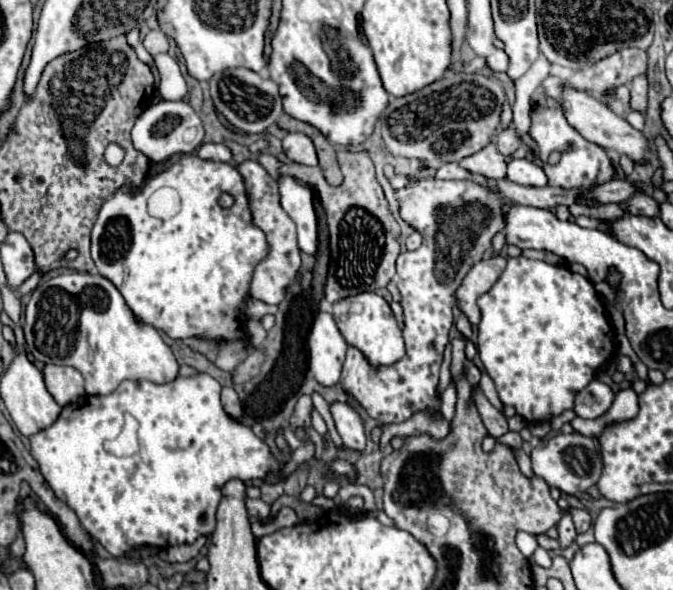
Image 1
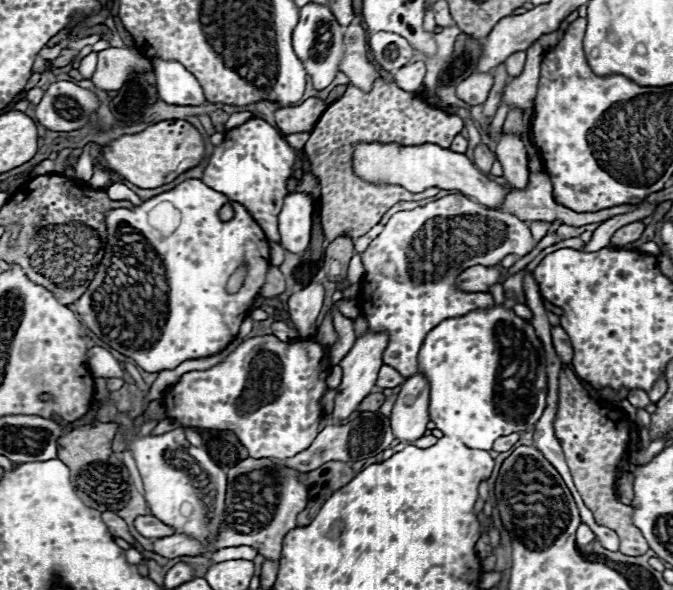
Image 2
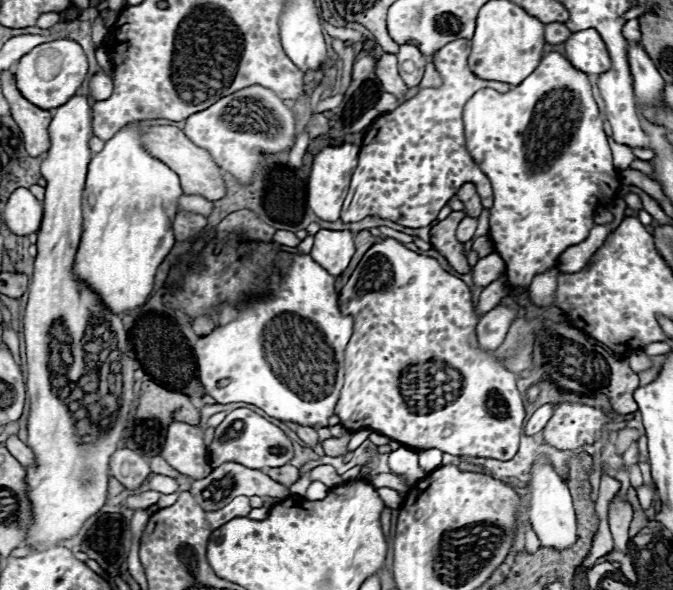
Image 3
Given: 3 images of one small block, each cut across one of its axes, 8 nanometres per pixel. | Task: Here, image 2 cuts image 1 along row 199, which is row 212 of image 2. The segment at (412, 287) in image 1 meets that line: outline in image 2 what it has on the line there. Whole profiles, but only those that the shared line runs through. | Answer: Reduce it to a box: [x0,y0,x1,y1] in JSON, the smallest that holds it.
[358,194,534,376]

